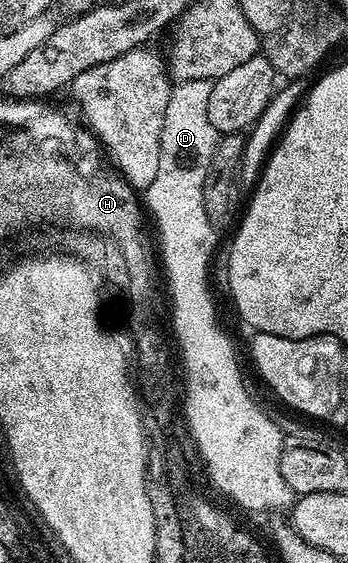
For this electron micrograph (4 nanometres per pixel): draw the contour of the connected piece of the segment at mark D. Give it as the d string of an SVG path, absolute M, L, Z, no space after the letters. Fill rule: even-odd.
M213 80L186 81L176 83L166 104L166 121L162 121L162 149L158 157L158 173L146 188L150 203L156 206L156 220L164 229L158 234L158 251L162 256L162 271L166 283L180 295L180 343L188 351L188 392L182 399L182 414L185 420L196 415L196 427L190 432L194 444L204 446L204 455L210 456L212 475L237 493L249 505L264 505L271 509L291 508L294 492L280 472L280 454L284 435L279 422L273 420L254 400L248 396L248 387L240 376L240 363L228 335L216 324L216 307L208 300L208 262L212 259L212 246L216 243L214 225L206 217L204 186L206 173L216 152L218 132L210 125L210 93Z

